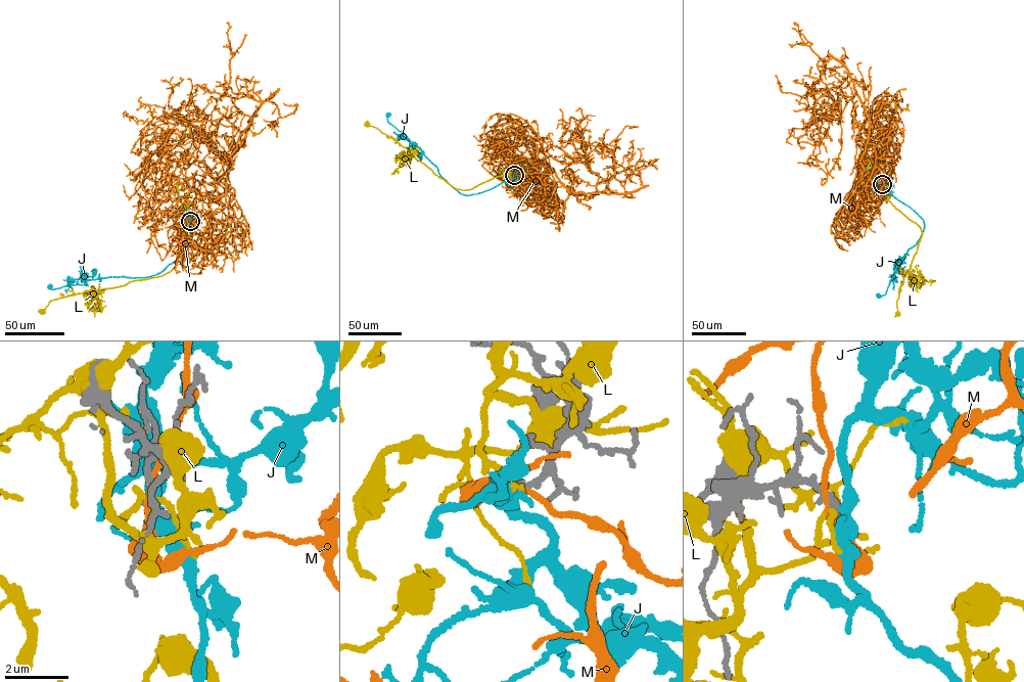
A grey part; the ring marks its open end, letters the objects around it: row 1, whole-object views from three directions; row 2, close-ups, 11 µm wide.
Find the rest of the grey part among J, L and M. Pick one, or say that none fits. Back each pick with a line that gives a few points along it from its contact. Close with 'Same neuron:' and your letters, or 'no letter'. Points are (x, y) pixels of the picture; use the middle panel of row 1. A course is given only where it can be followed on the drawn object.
Same neuron: no letter

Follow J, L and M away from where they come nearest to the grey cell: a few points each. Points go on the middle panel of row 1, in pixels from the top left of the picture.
J: (515, 176), (477, 193), (461, 194), (441, 177), (421, 149), (387, 122), (388, 115)
L: (514, 176), (514, 169), (469, 189), (457, 189), (390, 137), (368, 124)
M: (515, 175), (531, 187), (551, 169), (572, 191), (599, 191), (598, 173), (536, 149), (508, 116)

